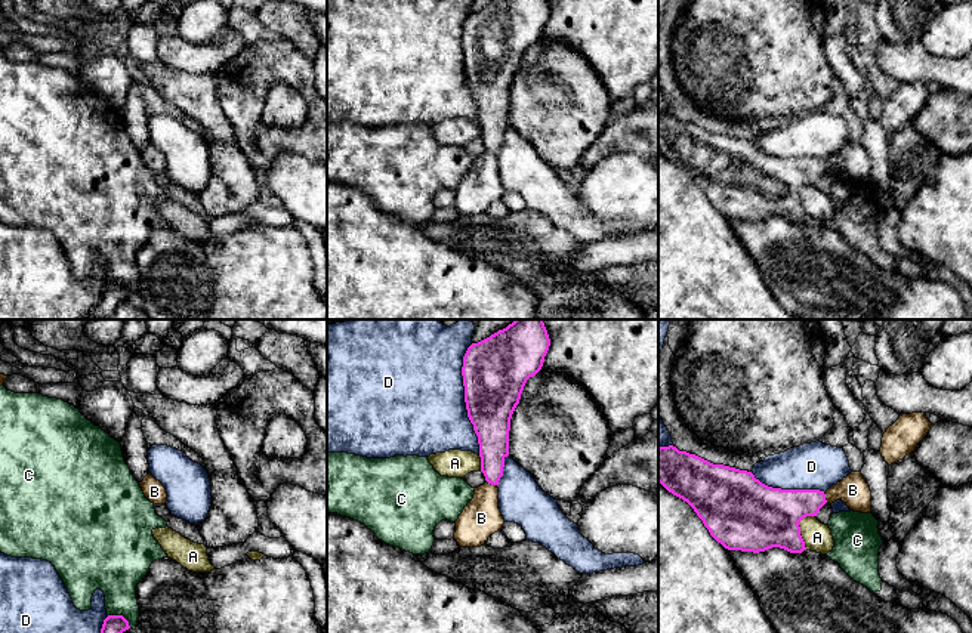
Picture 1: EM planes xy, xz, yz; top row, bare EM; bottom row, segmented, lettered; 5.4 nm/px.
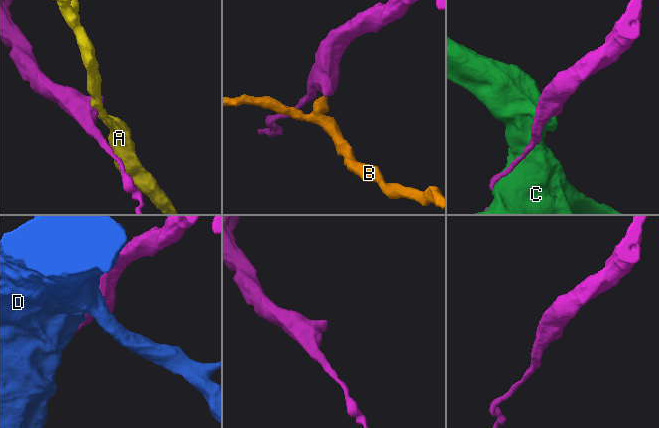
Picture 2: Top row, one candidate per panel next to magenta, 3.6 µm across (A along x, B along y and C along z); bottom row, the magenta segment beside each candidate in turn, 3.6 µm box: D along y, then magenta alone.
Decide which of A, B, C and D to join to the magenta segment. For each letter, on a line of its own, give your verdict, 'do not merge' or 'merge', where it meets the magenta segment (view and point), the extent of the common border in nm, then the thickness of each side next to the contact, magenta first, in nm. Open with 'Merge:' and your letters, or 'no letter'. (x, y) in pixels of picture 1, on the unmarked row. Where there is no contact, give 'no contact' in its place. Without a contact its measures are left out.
Merge: B
A: do not merge | yz (799, 197) | 200 nm | 360/150 nm
B: merge | xz (491, 153) | 60 nm | 170/220 nm
C: do not merge | xy (120, 284) | 150 nm | 120/280 nm
D: do not merge | xz (465, 68) | 600 nm | 360/500 nm

